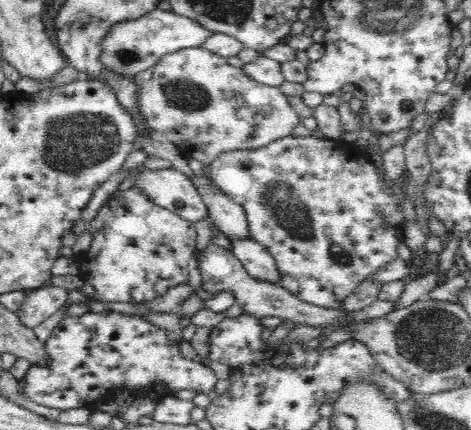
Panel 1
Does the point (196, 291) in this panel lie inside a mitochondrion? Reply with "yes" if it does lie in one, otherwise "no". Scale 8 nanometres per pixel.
no

